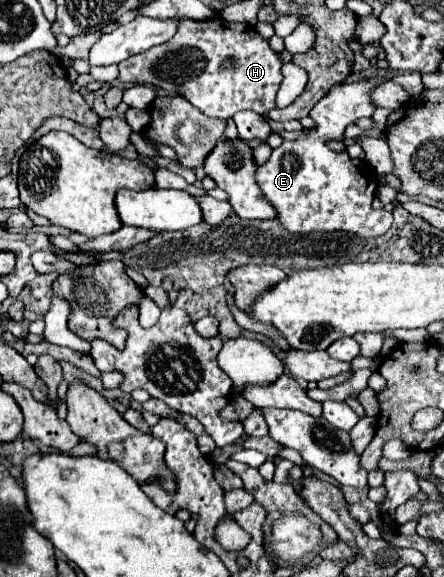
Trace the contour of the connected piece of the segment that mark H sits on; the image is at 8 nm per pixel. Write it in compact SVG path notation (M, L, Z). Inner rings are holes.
M213 17L205 21L181 21L177 33L167 43L155 45L119 63L119 81L153 85L167 93L183 95L207 117L229 119L245 109L259 115L267 115L275 109L275 97L283 75L279 55L255 27ZM227 59L233 61L233 65L223 69L223 61Z

